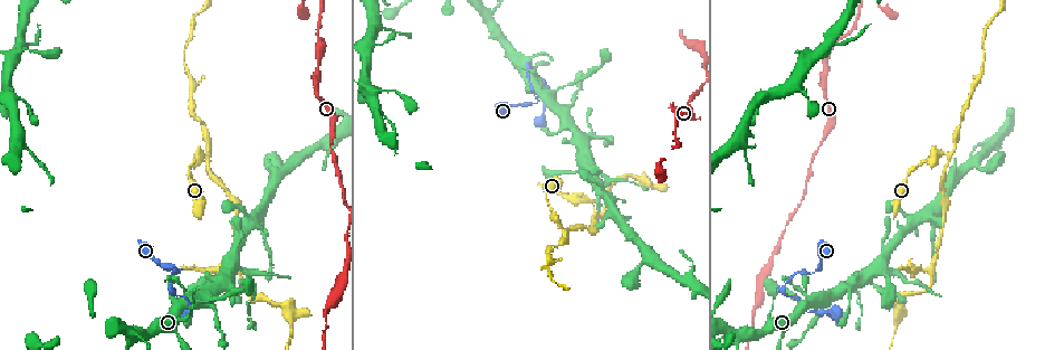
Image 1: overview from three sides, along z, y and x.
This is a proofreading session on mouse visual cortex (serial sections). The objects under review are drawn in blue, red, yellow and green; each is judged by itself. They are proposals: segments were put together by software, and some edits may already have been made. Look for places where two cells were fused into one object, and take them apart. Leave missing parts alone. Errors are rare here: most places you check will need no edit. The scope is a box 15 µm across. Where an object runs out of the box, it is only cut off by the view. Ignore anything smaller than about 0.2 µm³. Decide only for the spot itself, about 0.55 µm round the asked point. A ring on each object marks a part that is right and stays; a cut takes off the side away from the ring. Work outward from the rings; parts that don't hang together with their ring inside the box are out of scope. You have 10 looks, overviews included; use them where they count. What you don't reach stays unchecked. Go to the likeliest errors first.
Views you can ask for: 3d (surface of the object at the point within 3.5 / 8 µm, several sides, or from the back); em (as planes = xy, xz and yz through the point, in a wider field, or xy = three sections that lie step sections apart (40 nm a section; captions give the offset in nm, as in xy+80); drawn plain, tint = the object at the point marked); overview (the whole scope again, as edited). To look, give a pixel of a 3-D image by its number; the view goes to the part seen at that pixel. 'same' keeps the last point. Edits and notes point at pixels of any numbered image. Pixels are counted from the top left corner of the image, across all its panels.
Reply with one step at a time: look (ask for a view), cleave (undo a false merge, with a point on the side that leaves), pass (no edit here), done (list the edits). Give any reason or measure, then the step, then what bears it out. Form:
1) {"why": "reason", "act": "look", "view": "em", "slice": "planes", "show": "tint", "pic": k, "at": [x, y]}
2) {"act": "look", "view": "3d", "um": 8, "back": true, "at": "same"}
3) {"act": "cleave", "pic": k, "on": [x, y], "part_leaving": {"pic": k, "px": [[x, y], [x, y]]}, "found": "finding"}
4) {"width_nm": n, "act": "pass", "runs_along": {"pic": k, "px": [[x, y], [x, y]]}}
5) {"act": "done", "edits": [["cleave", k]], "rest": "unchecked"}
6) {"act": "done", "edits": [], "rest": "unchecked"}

{"why": "arms part here", "act": "look", "view": "3d", "um": 3.5, "pic": 1, "at": [562, 231]}

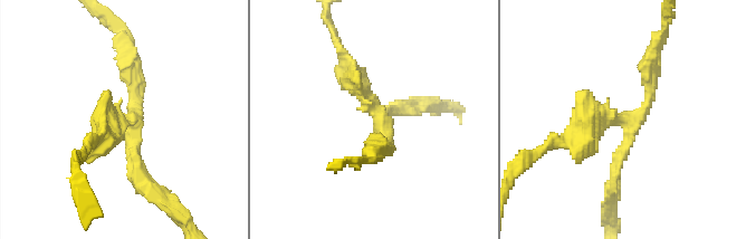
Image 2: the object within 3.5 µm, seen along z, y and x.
{"arms": 3, "arm_widths_nm": [150, 150, 250], "why": "need the tissue", "act": "look", "view": "em", "slice": "xy", "step": 5, "show": "tint", "pic": 2, "at": [382, 119]}

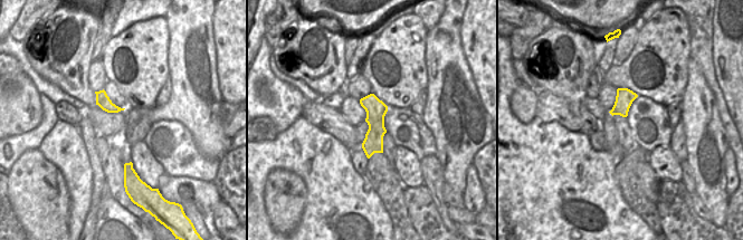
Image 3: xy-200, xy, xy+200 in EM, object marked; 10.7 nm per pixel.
{"width_nm": 220, "act": "pass", "runs_along": {"pic": 2, "px": [[97, 139], [128, 117], [149, 187]]}, "found": "one cell here"}

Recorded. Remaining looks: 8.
{"why": "sharp bend", "act": "look", "view": "3d", "um": 3.5, "pic": 1, "at": [180, 269]}

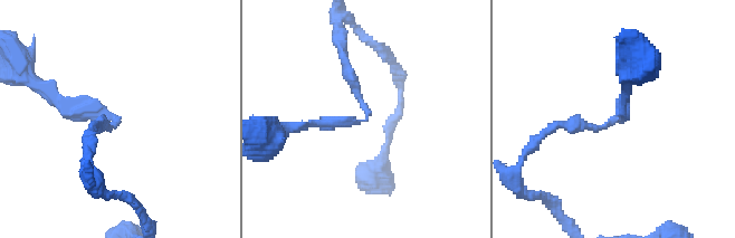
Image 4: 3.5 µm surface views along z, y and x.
{"why": "shape alone is not enough", "act": "look", "view": "em", "slice": "xy", "step": 5, "show": "plain", "pic": 4, "at": [115, 116]}

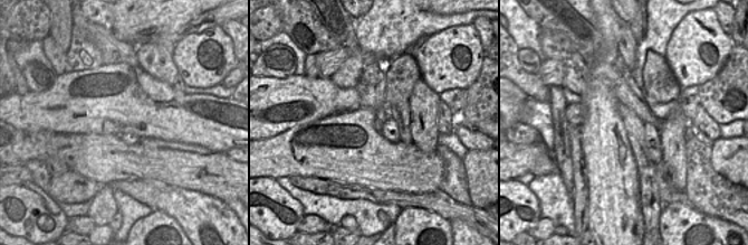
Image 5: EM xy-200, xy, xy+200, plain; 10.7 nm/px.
{"why": "where the object lies", "act": "look", "view": "em", "slice": "xy", "step": 5, "show": "tint", "at": "same"}

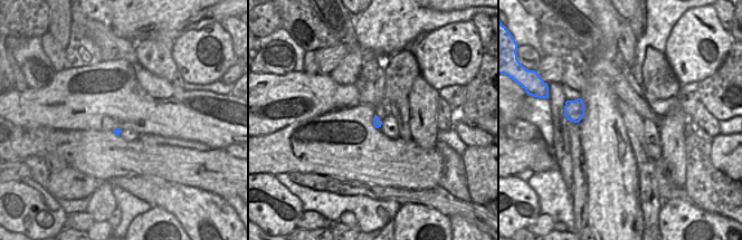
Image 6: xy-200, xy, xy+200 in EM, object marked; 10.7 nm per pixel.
{"act": "pass", "runs_along": {"pic": 4, "px": [[297, 126], [365, 117], [342, 55]]}, "found": "one cell here"}

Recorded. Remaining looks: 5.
{"why": "thick turns thin", "act": "look", "view": "3d", "um": 3.5, "pic": 1, "at": [331, 135]}

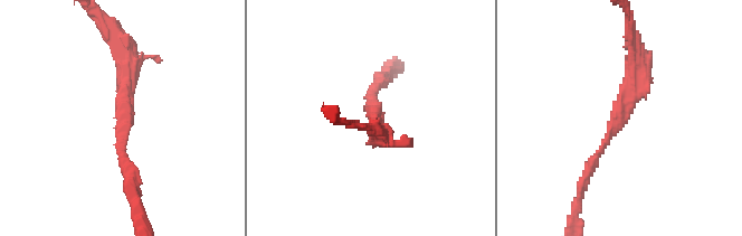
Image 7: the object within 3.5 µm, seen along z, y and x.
{"arm_widths_nm": [150, 250], "why": "need the tissue", "act": "look", "view": "em", "slice": "xy", "step": 1, "show": "tint", "pic": 7, "at": [375, 114]}

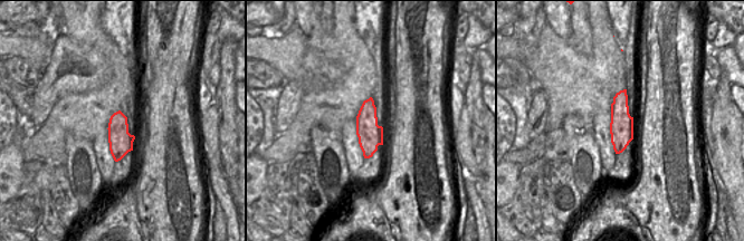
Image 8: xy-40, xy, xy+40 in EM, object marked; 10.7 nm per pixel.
{"act": "look", "view": "em", "slice": "xy", "step": 3, "show": "tint", "at": "same"}

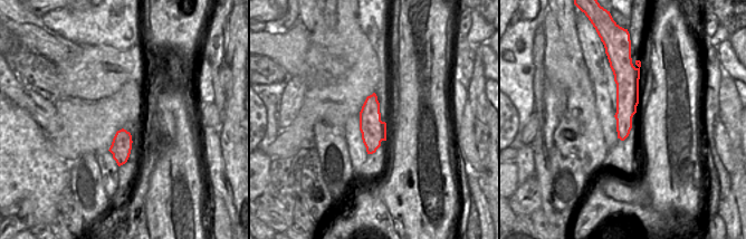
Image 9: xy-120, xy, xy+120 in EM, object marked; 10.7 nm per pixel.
{"act": "pass", "runs_along": {"pic": 7, "px": [[635, 44], [635, 85], [586, 175]]}, "found": "all the same cell"}

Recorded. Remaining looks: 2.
{"why": "calibre changes", "act": "look", "view": "3d", "um": 8, "pic": 1, "at": [132, 337]}

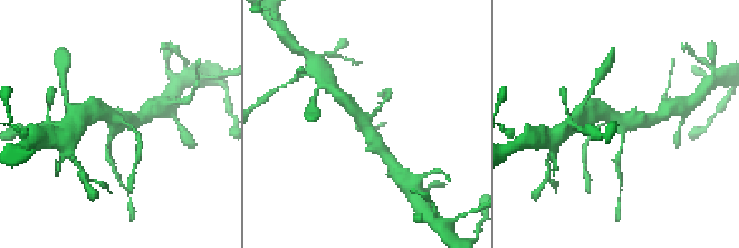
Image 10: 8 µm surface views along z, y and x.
{"why": "need the tissue", "act": "look", "view": "em", "slice": "xy", "step": 5, "show": "tint", "pic": 10, "at": [367, 134]}

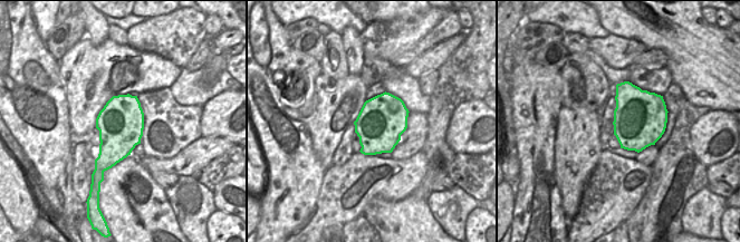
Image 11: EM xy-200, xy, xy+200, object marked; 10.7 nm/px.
{"act": "pass", "runs_along": {"pic": 10, "px": [[386, 156], [352, 106]]}, "found": "continuous, no second cell"}

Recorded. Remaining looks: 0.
{"act": "done", "edits": [], "rest": "unchecked"}

